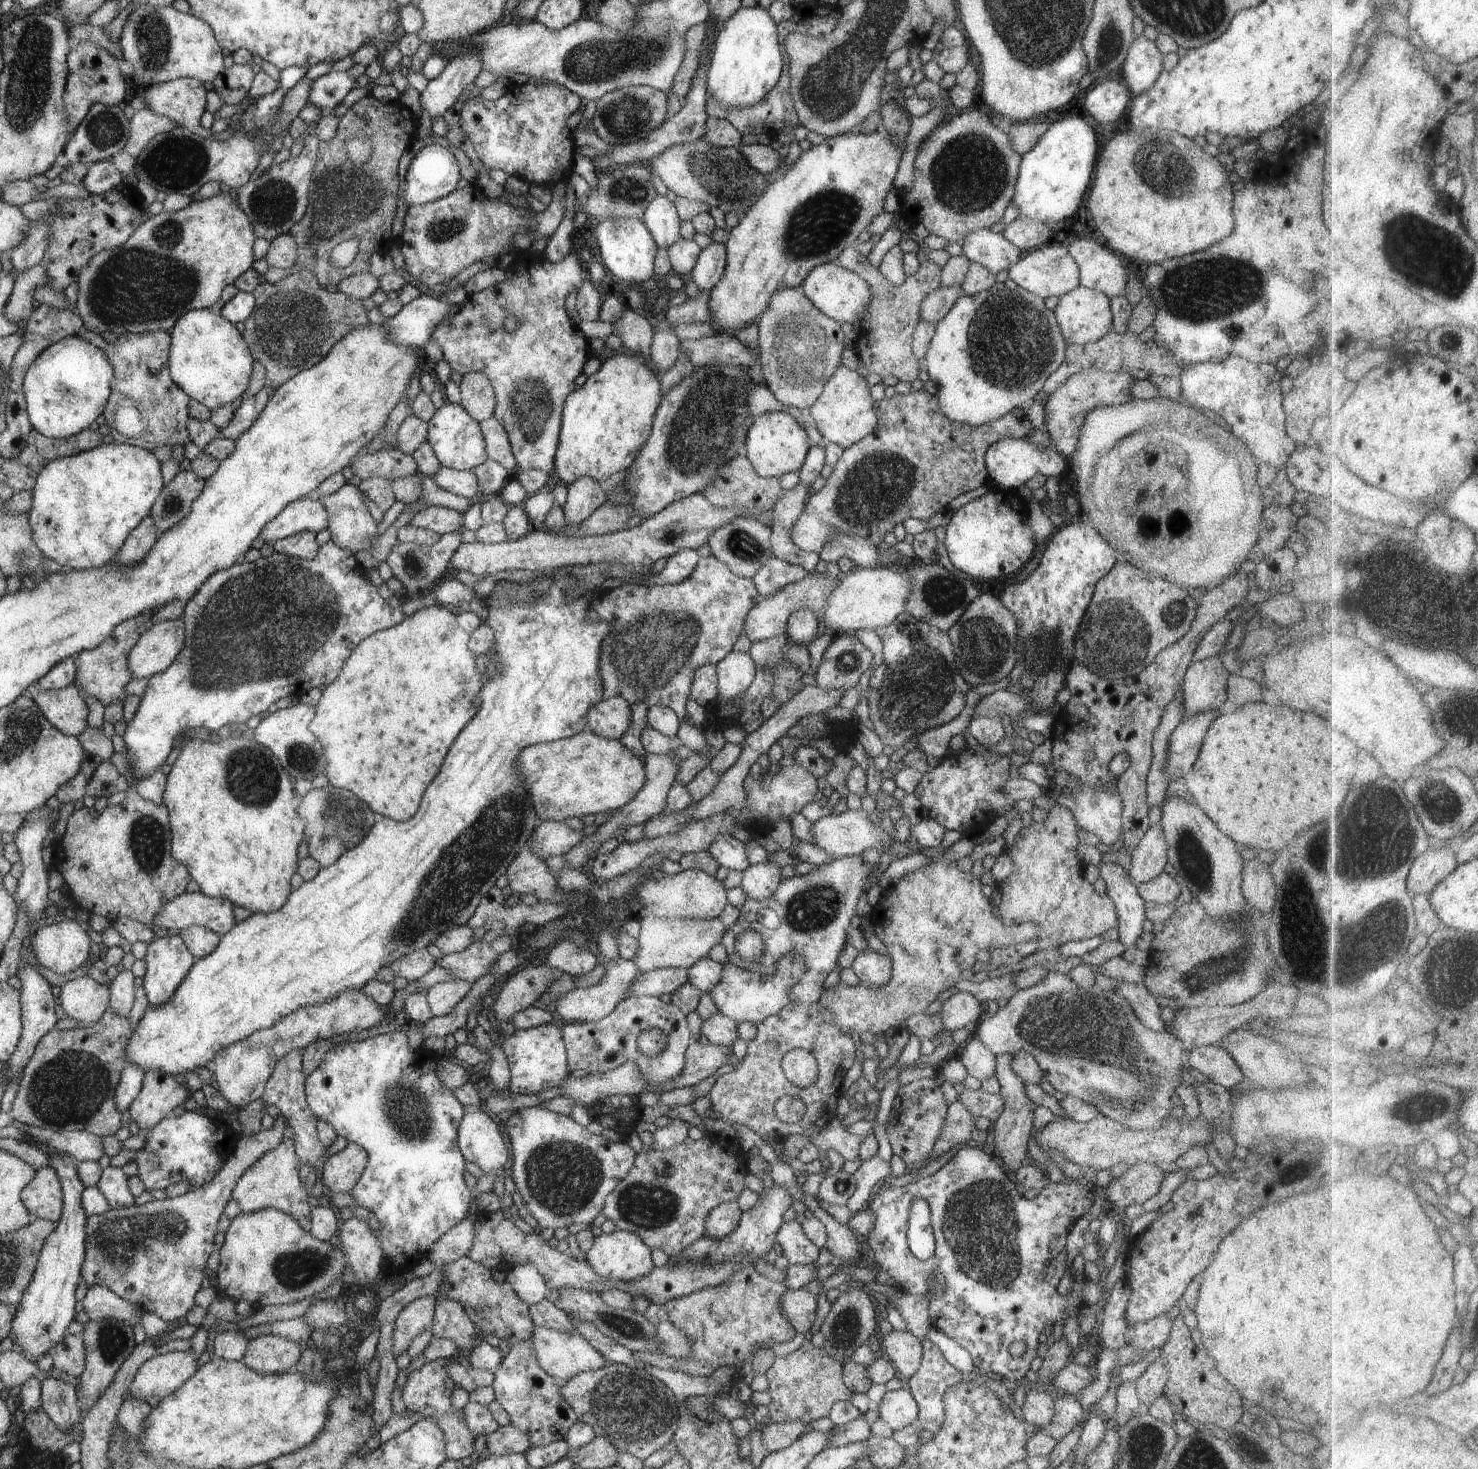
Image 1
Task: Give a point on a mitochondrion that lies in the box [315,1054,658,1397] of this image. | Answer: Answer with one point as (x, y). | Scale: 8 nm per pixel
(564, 1177)

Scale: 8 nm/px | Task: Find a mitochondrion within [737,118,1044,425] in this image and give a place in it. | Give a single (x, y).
(969, 174)

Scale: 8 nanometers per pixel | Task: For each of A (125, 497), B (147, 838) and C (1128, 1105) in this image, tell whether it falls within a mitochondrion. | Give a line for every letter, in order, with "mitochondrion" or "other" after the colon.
A: other
B: mitochondrion
C: mitochondrion

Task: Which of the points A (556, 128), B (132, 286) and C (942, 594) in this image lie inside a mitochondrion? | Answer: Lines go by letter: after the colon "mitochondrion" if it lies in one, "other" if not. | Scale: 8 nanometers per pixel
A: other
B: mitochondrion
C: mitochondrion

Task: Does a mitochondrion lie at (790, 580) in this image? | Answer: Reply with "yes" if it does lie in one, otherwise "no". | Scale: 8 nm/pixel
no

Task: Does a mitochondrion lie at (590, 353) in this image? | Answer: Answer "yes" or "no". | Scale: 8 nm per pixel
no

